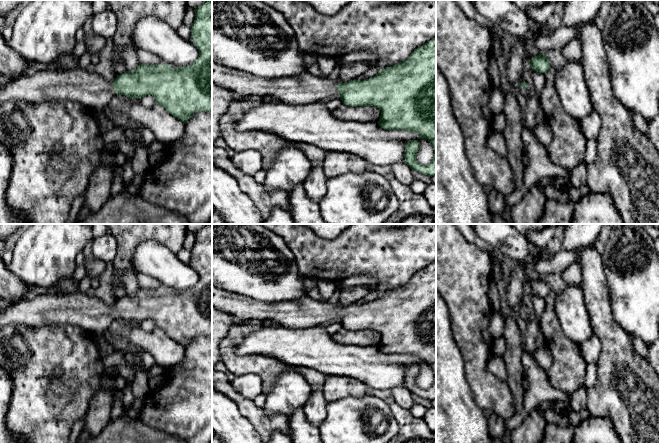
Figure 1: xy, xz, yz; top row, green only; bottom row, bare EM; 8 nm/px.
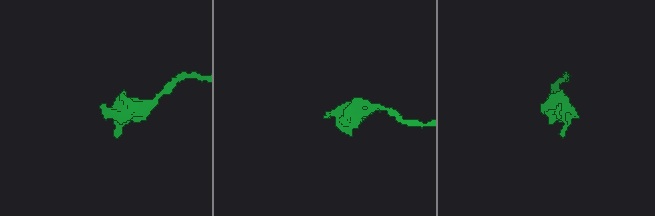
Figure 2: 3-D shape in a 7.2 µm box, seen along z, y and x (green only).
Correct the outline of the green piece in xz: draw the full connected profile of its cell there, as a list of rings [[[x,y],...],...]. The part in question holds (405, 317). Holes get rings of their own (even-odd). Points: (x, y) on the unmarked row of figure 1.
[[[436,262],[417,272],[410,281],[393,290],[385,291],[369,303],[340,307],[320,302],[305,295],[295,300],[261,302],[253,298],[217,288],[212,284],[212,306],[227,312],[239,321],[271,321],[276,325],[297,328],[314,328],[337,317],[347,330],[374,330],[381,334],[378,349],[388,355],[405,354],[428,364],[434,373],[434,382],[427,388],[417,386],[419,365],[406,367],[404,387],[412,394],[427,400],[436,400]]]

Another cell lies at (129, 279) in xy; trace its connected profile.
[[[128,270],[123,274],[117,273],[116,274],[116,282],[122,282],[126,291],[126,295],[134,296],[140,286],[137,281],[137,274]]]

